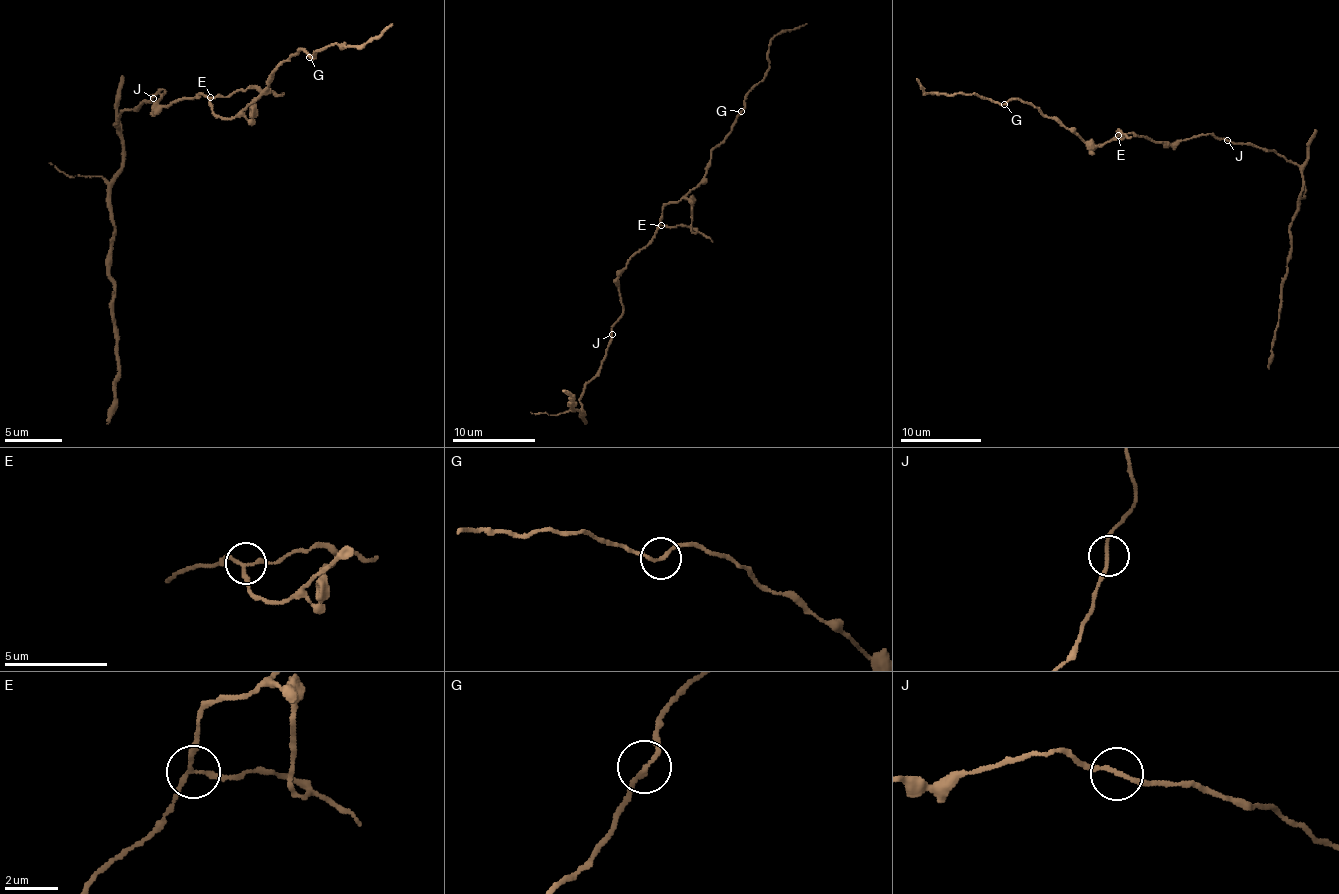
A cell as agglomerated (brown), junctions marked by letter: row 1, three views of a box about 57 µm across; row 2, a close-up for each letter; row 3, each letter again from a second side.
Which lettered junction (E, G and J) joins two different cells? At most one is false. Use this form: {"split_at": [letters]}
{"split_at": ["E"]}

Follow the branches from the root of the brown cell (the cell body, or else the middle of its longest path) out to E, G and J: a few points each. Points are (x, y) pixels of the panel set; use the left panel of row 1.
E: (157, 106), (167, 108), (177, 100), (194, 98), (199, 93), (210, 97)
G: (157, 106), (167, 108), (199, 93), (219, 117), (234, 117), (268, 86), (283, 60), (299, 50), (309, 57)
J: (157, 106), (165, 91), (163, 88), (153, 98)

